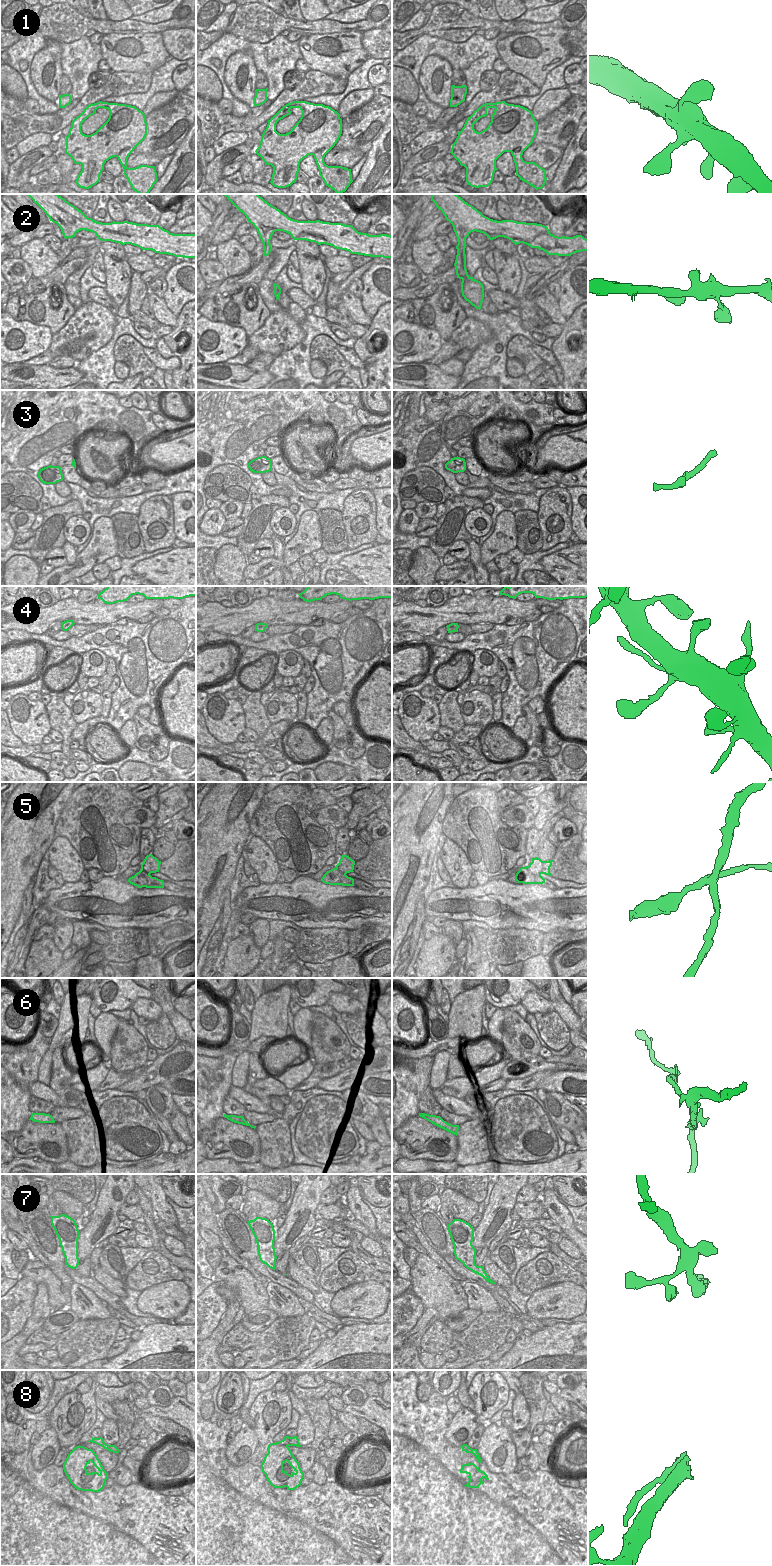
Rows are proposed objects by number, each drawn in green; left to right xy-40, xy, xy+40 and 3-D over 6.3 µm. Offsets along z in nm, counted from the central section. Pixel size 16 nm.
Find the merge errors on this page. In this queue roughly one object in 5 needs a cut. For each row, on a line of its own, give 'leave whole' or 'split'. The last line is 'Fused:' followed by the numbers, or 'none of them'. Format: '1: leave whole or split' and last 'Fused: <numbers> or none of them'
1: leave whole
2: leave whole
3: leave whole
4: leave whole
5: split
6: split
7: leave whole
8: leave whole
Fused: 5, 6

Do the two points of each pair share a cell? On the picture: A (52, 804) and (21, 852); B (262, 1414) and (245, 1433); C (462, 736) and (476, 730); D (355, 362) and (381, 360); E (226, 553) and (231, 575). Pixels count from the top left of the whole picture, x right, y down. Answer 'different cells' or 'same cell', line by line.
A: same cell
B: different cells
C: same cell
D: different cells
E: same cell

